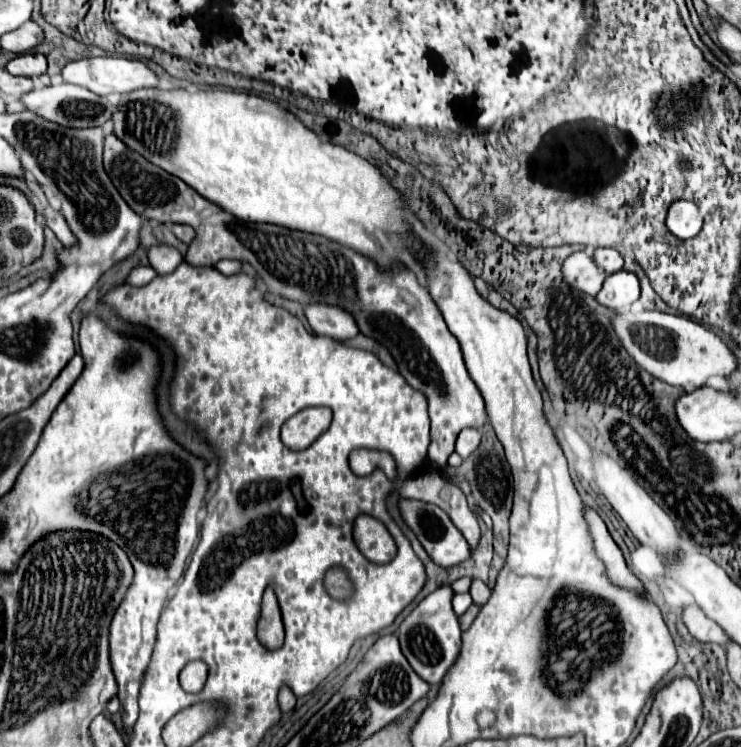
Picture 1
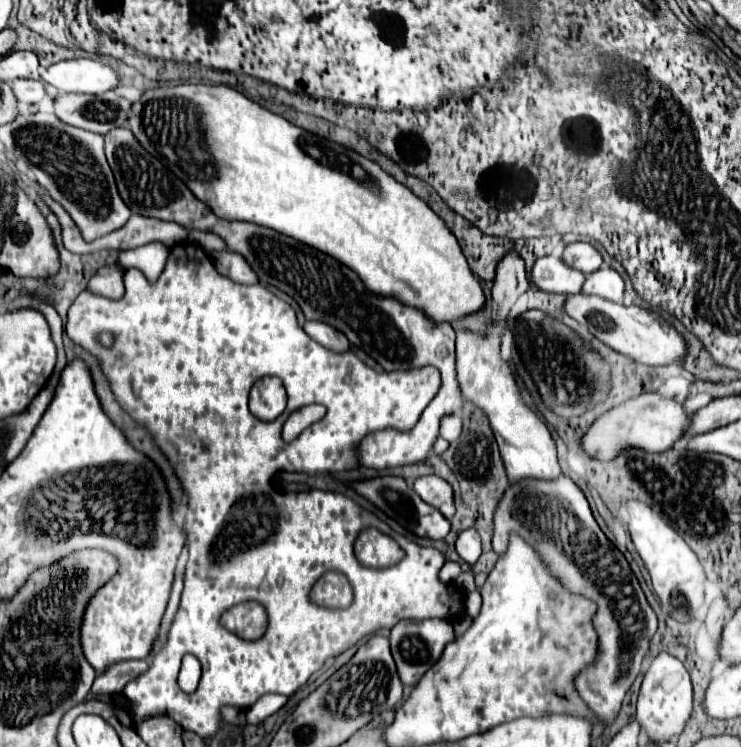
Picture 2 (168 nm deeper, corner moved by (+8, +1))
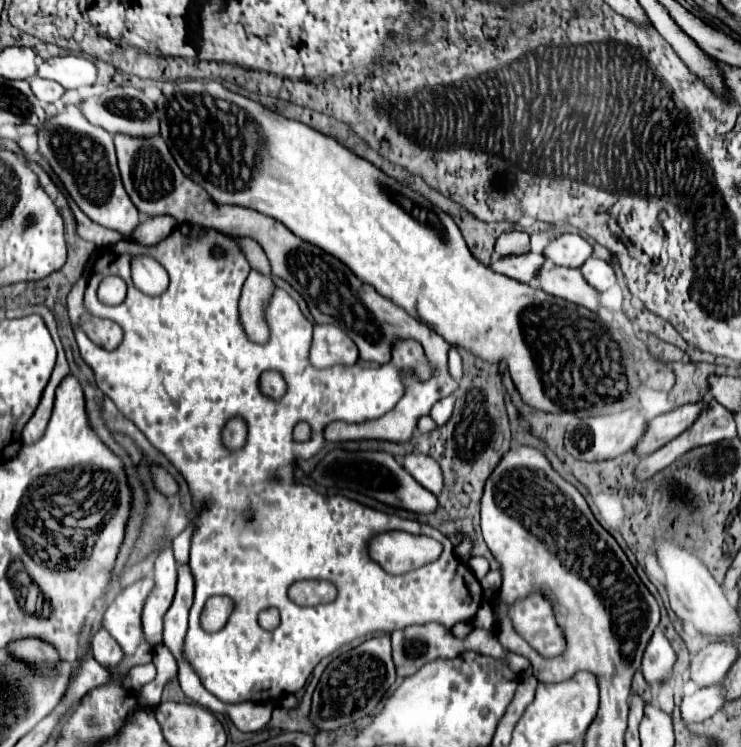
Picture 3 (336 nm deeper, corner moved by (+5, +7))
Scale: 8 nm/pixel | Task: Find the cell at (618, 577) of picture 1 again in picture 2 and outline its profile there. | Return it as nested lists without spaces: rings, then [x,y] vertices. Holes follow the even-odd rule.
[[[559,476],[555,480],[517,480],[511,484],[493,514],[493,550],[503,554],[509,536],[519,534],[527,544],[537,548],[541,560],[549,566],[551,574],[573,594],[585,596],[597,604],[591,622],[599,638],[595,662],[581,670],[573,684],[581,700],[591,708],[603,724],[613,724],[621,710],[621,702],[641,670],[645,652],[649,650],[649,636],[657,630],[657,616],[631,572],[625,556],[607,540],[597,526],[589,502],[577,484]]]

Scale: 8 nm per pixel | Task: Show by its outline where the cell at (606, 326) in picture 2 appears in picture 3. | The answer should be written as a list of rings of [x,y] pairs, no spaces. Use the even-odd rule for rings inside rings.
[[[546,266],[540,270],[538,280],[542,290],[556,298],[564,298],[576,306],[588,308],[594,314],[600,308],[598,292],[584,280],[580,270],[570,270],[562,266],[554,266],[550,270],[550,266]]]

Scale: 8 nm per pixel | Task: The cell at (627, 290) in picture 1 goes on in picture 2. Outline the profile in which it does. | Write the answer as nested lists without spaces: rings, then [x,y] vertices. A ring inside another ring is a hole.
[[[601,266],[599,270],[587,274],[581,290],[585,294],[603,296],[605,300],[611,300],[611,302],[621,302],[621,298],[623,298],[623,278],[613,268]]]

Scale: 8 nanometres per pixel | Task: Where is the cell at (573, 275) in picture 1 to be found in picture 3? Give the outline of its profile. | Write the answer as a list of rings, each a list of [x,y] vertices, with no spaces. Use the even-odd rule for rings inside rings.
[[[526,252],[526,254],[520,254],[520,256],[498,258],[498,260],[492,262],[492,268],[498,274],[504,274],[504,276],[508,276],[512,280],[530,284],[536,278],[536,274],[540,274],[540,266],[544,266],[544,264],[546,264],[544,254]]]

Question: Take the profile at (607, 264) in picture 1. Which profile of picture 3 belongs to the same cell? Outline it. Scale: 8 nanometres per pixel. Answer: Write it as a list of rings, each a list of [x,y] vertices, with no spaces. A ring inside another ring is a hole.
[[[562,234],[544,250],[544,256],[556,266],[580,268],[592,256],[592,246],[580,234]]]

